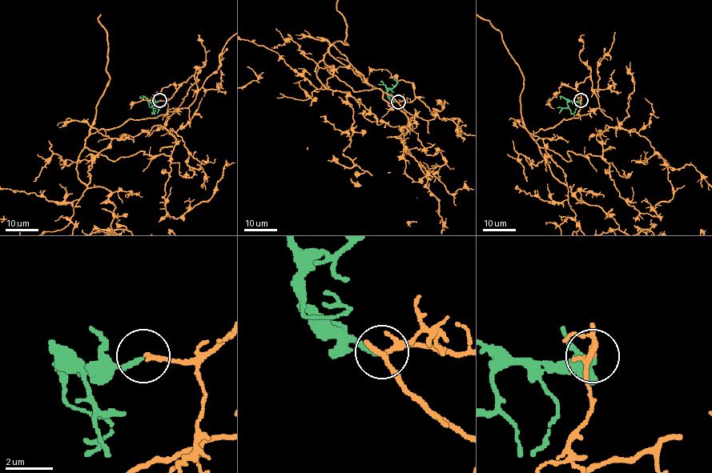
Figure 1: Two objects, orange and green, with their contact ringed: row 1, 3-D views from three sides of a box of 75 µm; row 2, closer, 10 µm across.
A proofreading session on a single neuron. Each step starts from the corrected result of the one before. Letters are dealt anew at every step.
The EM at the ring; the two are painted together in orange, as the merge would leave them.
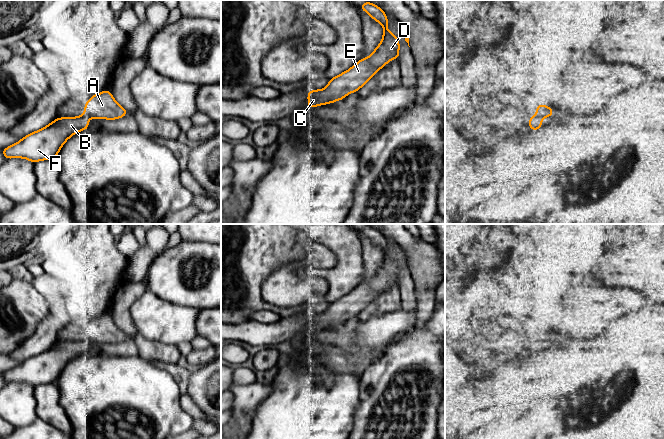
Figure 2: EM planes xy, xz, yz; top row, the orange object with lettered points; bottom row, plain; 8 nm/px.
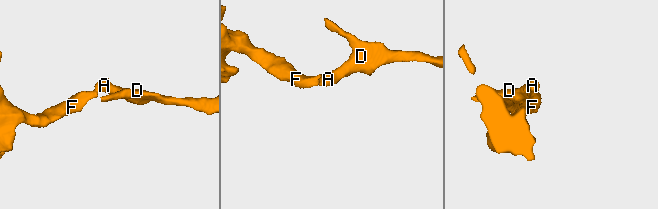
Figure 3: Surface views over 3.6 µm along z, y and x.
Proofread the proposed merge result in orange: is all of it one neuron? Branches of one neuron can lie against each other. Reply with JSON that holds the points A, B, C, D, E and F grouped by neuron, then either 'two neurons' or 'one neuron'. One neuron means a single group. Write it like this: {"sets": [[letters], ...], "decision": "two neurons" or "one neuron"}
{"sets": [["A", "C", "D", "E"], ["B", "F"]], "decision": "two neurons"}

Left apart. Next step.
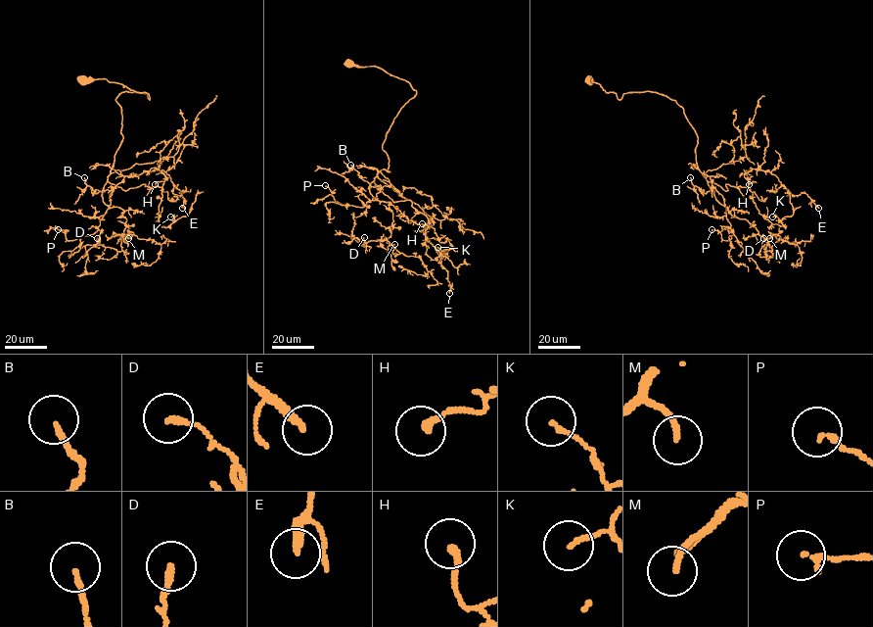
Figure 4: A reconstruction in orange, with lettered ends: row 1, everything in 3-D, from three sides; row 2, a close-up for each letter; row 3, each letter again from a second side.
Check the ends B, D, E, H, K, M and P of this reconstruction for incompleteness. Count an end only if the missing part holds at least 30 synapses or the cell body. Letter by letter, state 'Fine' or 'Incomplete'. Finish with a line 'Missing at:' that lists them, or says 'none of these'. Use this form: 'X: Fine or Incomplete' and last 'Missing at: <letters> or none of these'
B: Fine
D: Fine
E: Fine
H: Fine
K: Fine
M: Fine
P: Fine
Missing at: none of these

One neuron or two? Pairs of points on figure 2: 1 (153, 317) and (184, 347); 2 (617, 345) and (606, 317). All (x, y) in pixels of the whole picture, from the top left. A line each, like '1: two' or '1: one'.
1: two
2: two

